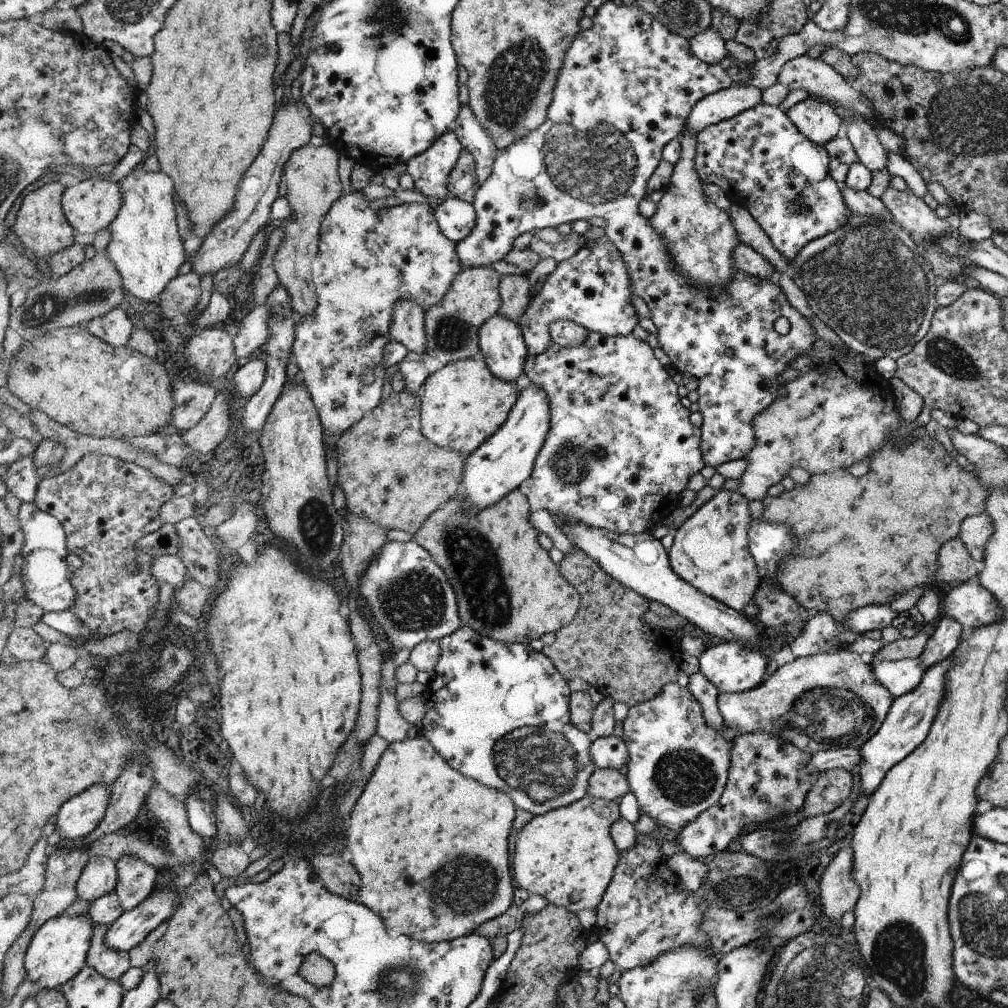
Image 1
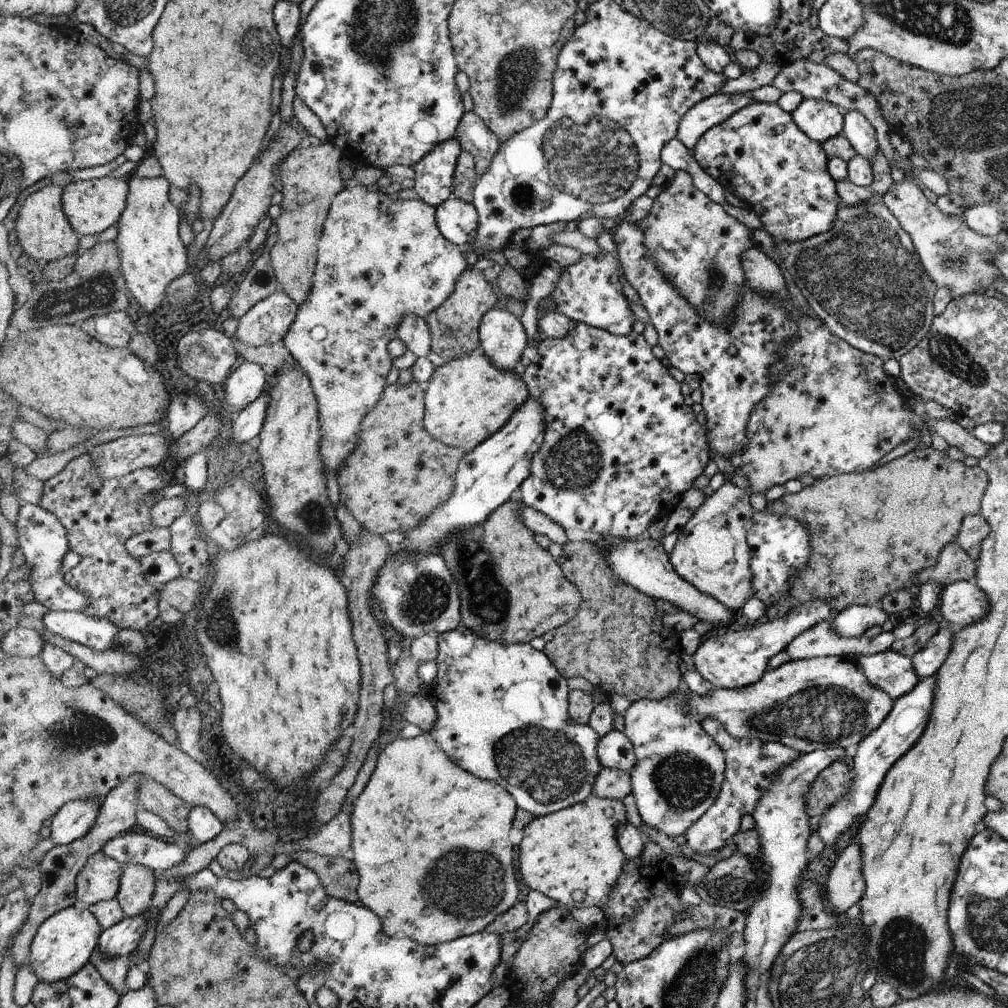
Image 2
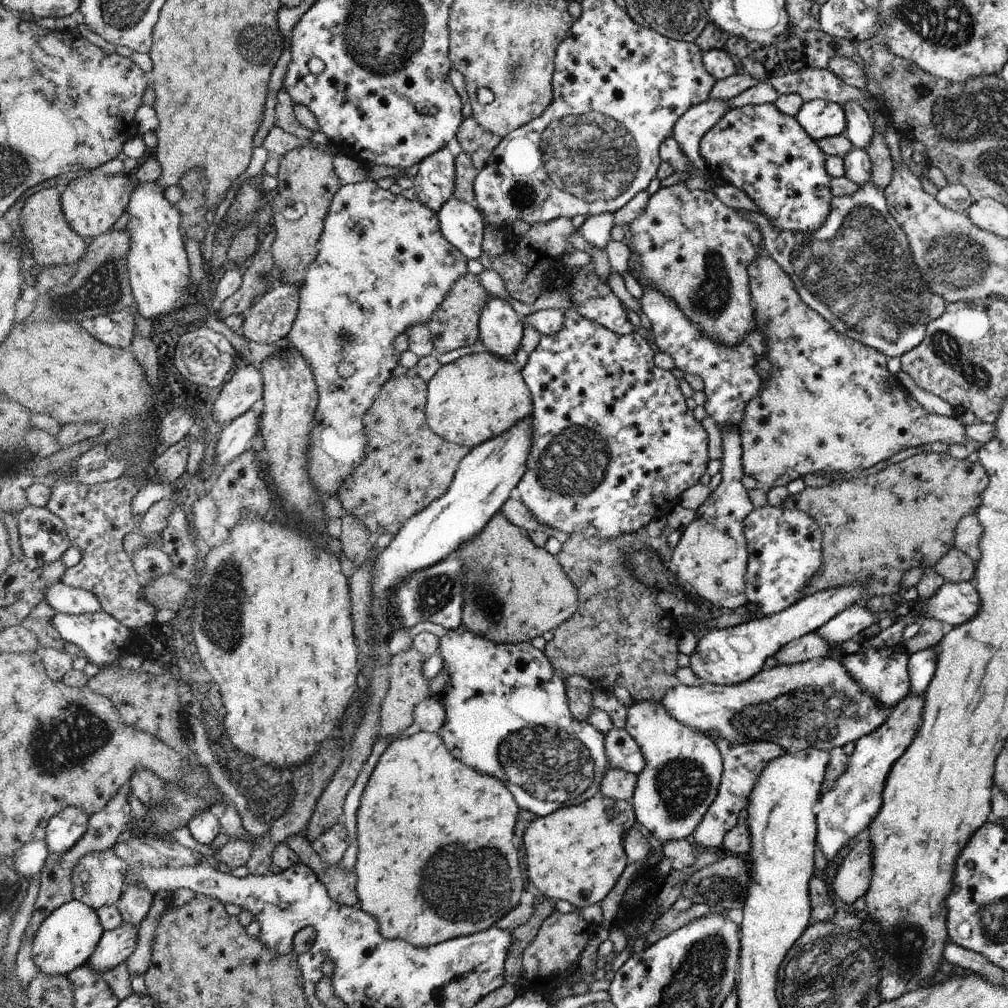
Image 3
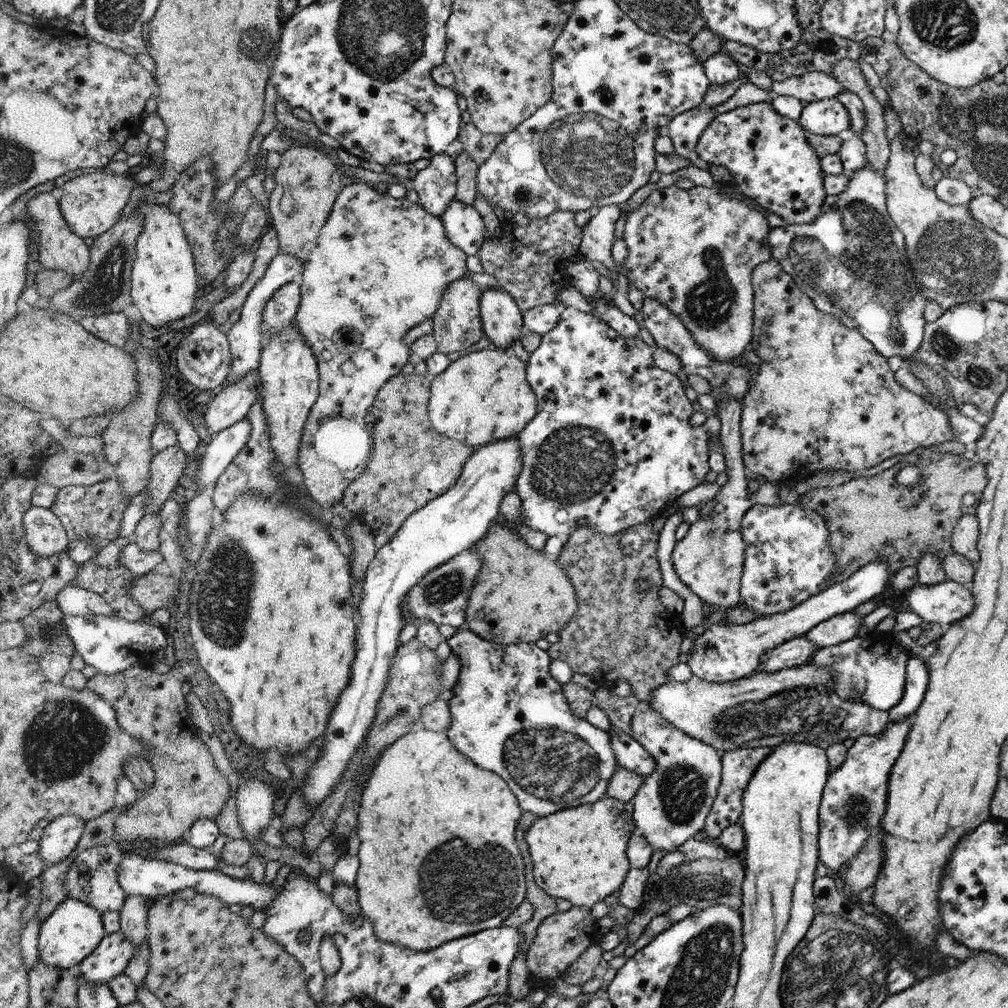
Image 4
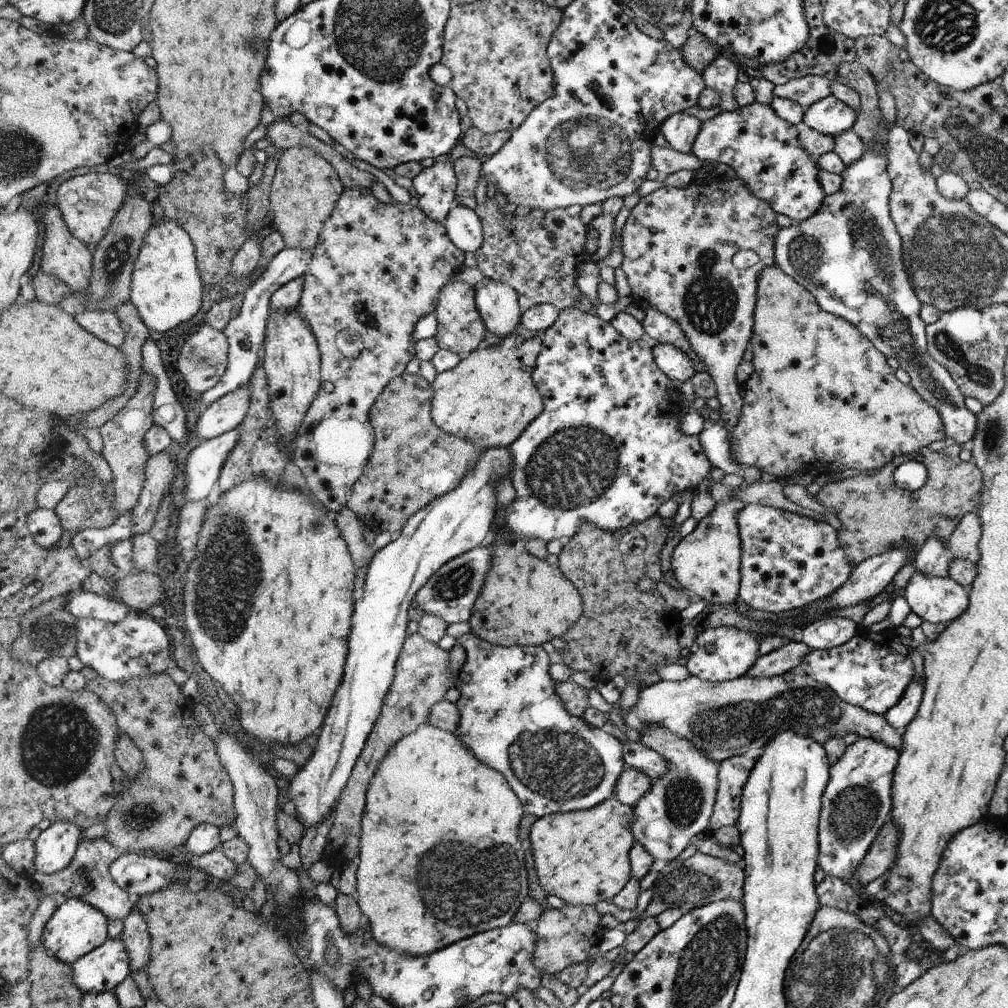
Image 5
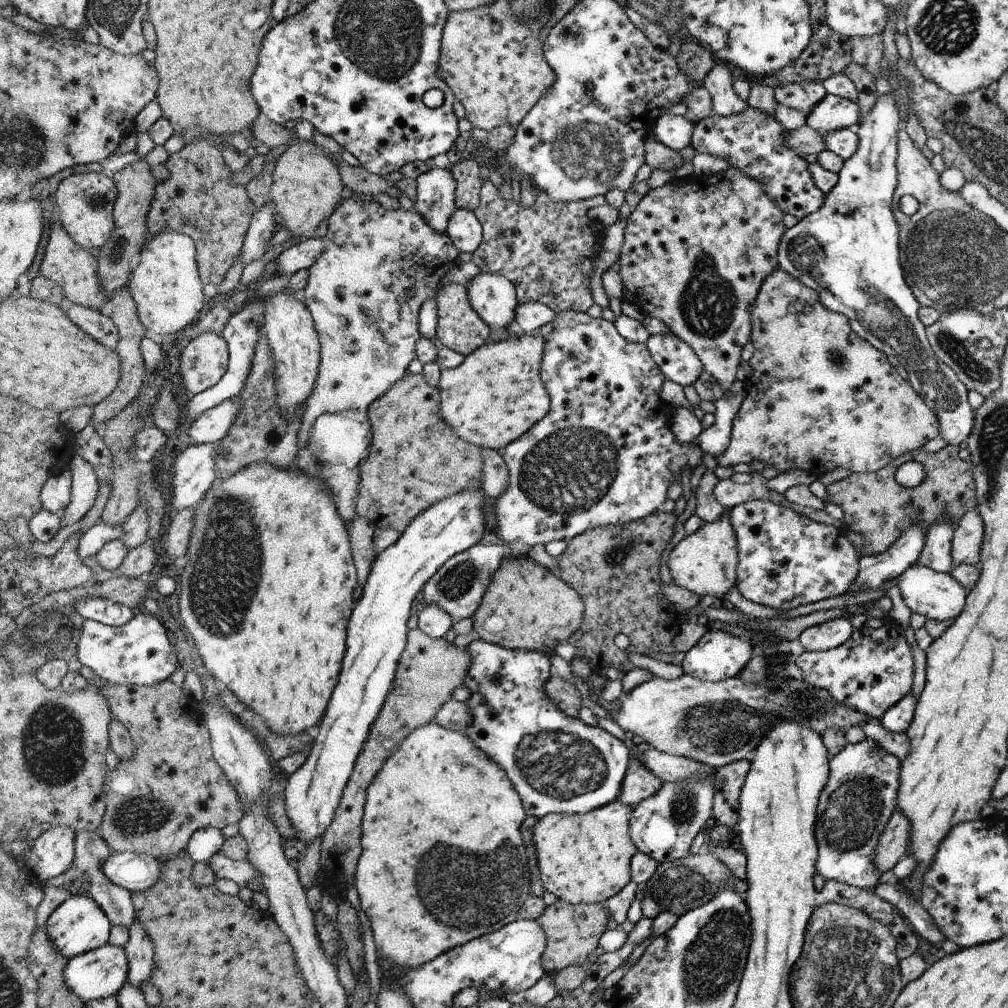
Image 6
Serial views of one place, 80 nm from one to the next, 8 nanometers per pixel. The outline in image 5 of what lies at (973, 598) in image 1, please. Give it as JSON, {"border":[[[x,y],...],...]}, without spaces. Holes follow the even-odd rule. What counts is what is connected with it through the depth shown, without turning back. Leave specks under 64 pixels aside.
{"border":[[[916,570],[901,593],[911,612],[929,623],[952,624],[968,608],[968,594],[949,576],[930,577]]]}

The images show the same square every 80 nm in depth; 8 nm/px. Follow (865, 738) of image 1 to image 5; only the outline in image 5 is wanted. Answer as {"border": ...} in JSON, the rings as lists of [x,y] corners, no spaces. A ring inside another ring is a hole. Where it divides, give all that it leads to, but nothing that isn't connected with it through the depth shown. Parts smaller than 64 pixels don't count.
{"border":[[[790,671],[771,677],[751,677],[744,675],[731,681],[710,682],[690,675],[683,681],[658,681],[652,686],[639,691],[637,703],[624,718],[632,735],[641,732],[648,725],[660,725],[680,735],[702,749],[718,764],[734,755],[741,755],[748,750],[762,750],[782,731],[795,731],[799,735],[810,737],[822,745],[831,738],[844,738],[846,734],[876,739],[878,742],[896,747],[899,752],[903,745],[903,731],[894,728],[885,715],[879,715],[843,702],[833,688],[818,682],[809,674],[794,674]]]}

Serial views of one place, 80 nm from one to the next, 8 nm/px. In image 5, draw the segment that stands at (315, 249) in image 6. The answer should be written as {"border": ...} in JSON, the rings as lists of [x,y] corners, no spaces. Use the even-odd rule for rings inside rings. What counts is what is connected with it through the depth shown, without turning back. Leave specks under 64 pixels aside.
{"border":[[[284,248],[279,253],[276,253],[265,268],[265,271],[258,277],[253,285],[246,289],[243,296],[242,307],[239,314],[230,319],[230,322],[225,326],[223,333],[226,335],[229,344],[229,353],[227,360],[227,369],[220,378],[220,382],[214,388],[207,390],[201,394],[198,400],[198,409],[202,411],[210,406],[215,400],[221,396],[236,390],[239,386],[249,382],[255,370],[262,359],[262,350],[268,330],[269,315],[272,312],[269,307],[272,296],[285,285],[287,282],[303,276],[312,262],[313,250],[291,249]]]}

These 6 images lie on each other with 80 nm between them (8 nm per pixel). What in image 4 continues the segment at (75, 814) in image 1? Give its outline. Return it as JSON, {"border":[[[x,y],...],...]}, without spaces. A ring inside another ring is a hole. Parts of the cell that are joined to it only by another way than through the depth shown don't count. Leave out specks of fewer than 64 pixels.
{"border":[[[67,814],[44,829],[40,841],[46,867],[63,863],[72,856],[85,836],[87,823],[81,816]]]}

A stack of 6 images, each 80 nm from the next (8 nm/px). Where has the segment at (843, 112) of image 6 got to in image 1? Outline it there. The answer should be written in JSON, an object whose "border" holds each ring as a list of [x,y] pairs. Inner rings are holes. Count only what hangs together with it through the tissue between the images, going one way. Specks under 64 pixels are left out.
{"border":[[[808,98],[791,106],[789,118],[806,138],[825,146],[834,137],[843,133],[842,119],[827,104]]]}

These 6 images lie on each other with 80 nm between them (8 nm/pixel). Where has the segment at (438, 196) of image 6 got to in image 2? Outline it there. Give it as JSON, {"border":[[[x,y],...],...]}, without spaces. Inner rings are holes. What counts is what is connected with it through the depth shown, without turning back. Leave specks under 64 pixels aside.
{"border":[[[452,138],[441,142],[412,166],[415,172],[414,190],[430,206],[436,208],[452,196],[455,166],[462,151],[458,140]]]}

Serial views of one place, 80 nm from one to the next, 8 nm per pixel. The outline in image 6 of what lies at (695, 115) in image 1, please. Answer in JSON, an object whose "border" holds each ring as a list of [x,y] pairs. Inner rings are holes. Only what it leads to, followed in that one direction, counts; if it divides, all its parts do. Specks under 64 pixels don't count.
{"border":[[[666,112],[656,120],[654,136],[671,149],[682,151],[690,146],[694,129],[695,123],[686,116]]]}

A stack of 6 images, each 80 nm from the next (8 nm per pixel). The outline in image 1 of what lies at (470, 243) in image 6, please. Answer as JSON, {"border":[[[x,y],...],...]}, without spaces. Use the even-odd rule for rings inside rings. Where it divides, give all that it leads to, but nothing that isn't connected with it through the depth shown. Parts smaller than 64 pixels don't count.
{"border":[[[448,197],[434,210],[442,232],[452,242],[464,241],[476,228],[476,207],[459,198]]]}

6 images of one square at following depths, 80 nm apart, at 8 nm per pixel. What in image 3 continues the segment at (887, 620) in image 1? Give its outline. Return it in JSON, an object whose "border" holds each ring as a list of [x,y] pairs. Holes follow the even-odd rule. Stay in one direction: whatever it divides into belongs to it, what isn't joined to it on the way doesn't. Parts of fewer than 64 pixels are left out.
{"border":[[[854,603],[823,624],[817,631],[824,640],[842,644],[850,639],[860,638],[866,628],[879,621],[878,613],[870,611],[864,603]]]}

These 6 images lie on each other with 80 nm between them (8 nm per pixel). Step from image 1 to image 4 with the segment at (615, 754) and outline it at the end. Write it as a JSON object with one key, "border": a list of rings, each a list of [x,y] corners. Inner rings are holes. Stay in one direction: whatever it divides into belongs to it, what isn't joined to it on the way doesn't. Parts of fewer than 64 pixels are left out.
{"border":[[[624,731],[610,732],[613,750],[616,754],[618,766],[643,777],[655,771],[656,763],[651,754],[637,741]]]}

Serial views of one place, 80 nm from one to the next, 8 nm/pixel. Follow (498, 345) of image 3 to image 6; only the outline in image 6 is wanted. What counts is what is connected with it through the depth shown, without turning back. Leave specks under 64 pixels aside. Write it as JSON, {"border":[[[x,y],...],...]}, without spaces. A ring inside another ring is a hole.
{"border":[[[480,273],[467,284],[469,299],[490,326],[505,329],[517,314],[514,283],[498,273]]]}

